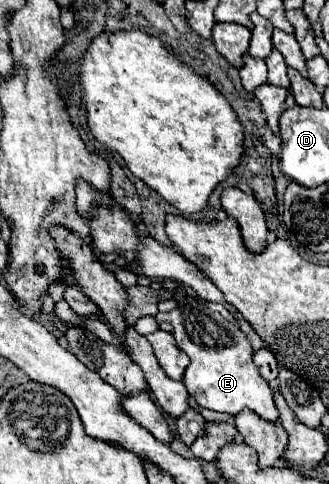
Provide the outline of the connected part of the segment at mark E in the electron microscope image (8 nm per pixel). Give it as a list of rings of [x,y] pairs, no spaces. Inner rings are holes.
[[[188,298],[184,304],[178,304],[166,314],[166,322],[174,326],[172,334],[176,344],[190,358],[190,366],[184,372],[184,384],[200,408],[230,416],[236,416],[248,408],[268,422],[278,422],[278,408],[274,406],[272,388],[260,376],[256,364],[252,362],[254,350],[246,334],[234,322],[228,322],[218,312],[208,310],[198,298]]]

